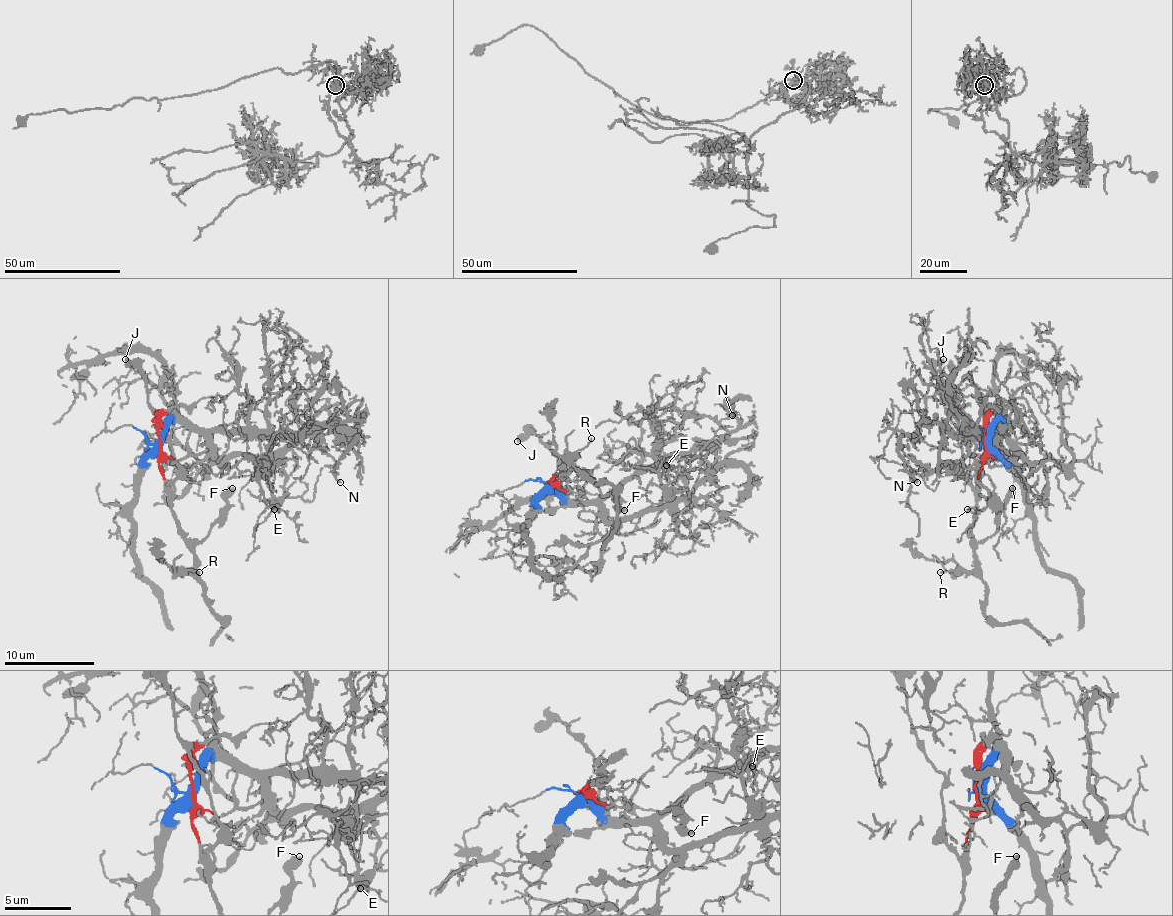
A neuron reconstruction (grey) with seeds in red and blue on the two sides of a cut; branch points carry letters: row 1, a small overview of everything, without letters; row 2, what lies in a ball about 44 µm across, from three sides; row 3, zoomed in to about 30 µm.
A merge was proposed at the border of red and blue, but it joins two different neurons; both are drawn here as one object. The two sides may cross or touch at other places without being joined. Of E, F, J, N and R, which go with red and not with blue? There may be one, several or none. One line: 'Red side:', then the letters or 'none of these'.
Red side: F, J, R

